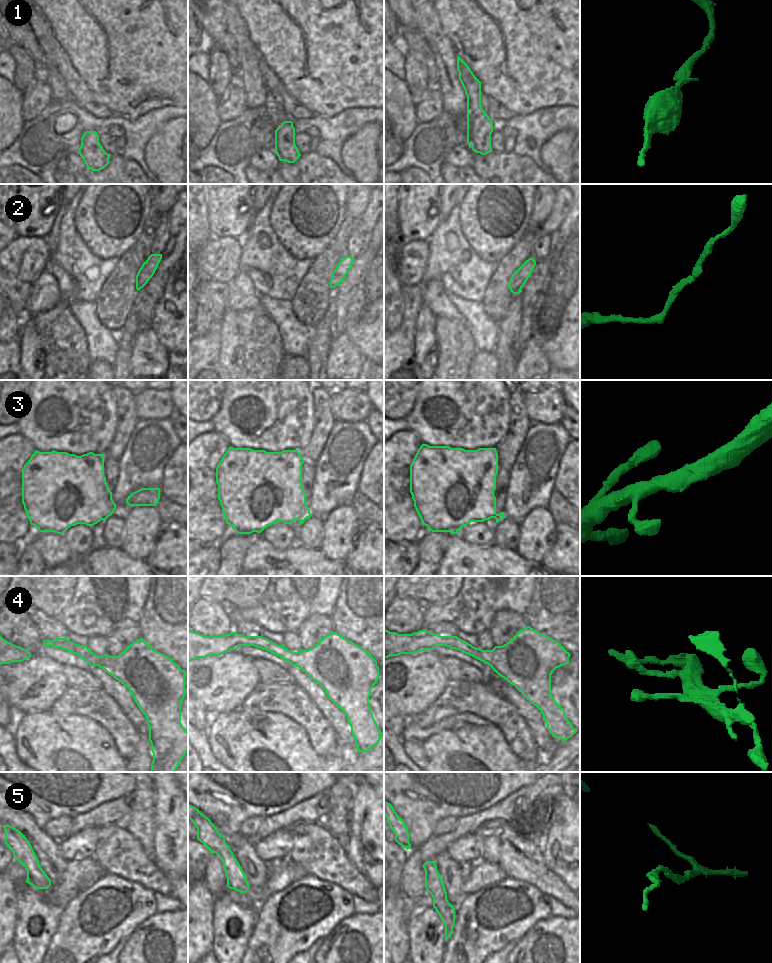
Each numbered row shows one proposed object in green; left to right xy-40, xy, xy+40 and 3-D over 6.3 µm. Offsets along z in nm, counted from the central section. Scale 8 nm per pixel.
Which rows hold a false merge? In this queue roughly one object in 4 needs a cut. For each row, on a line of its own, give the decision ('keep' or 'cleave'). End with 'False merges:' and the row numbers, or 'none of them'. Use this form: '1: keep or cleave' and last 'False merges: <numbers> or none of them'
1: keep
2: keep
3: keep
4: keep
5: keep
False merges: none of them

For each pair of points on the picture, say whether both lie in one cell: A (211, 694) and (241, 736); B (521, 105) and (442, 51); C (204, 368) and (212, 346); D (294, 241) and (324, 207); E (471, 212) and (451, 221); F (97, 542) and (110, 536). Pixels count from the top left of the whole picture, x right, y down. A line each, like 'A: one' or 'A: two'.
A: two
B: two
C: one
D: one
E: two
F: two

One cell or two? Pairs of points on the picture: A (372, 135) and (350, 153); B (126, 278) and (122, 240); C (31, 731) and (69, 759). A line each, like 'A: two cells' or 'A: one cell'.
A: one cell
B: two cells
C: one cell

